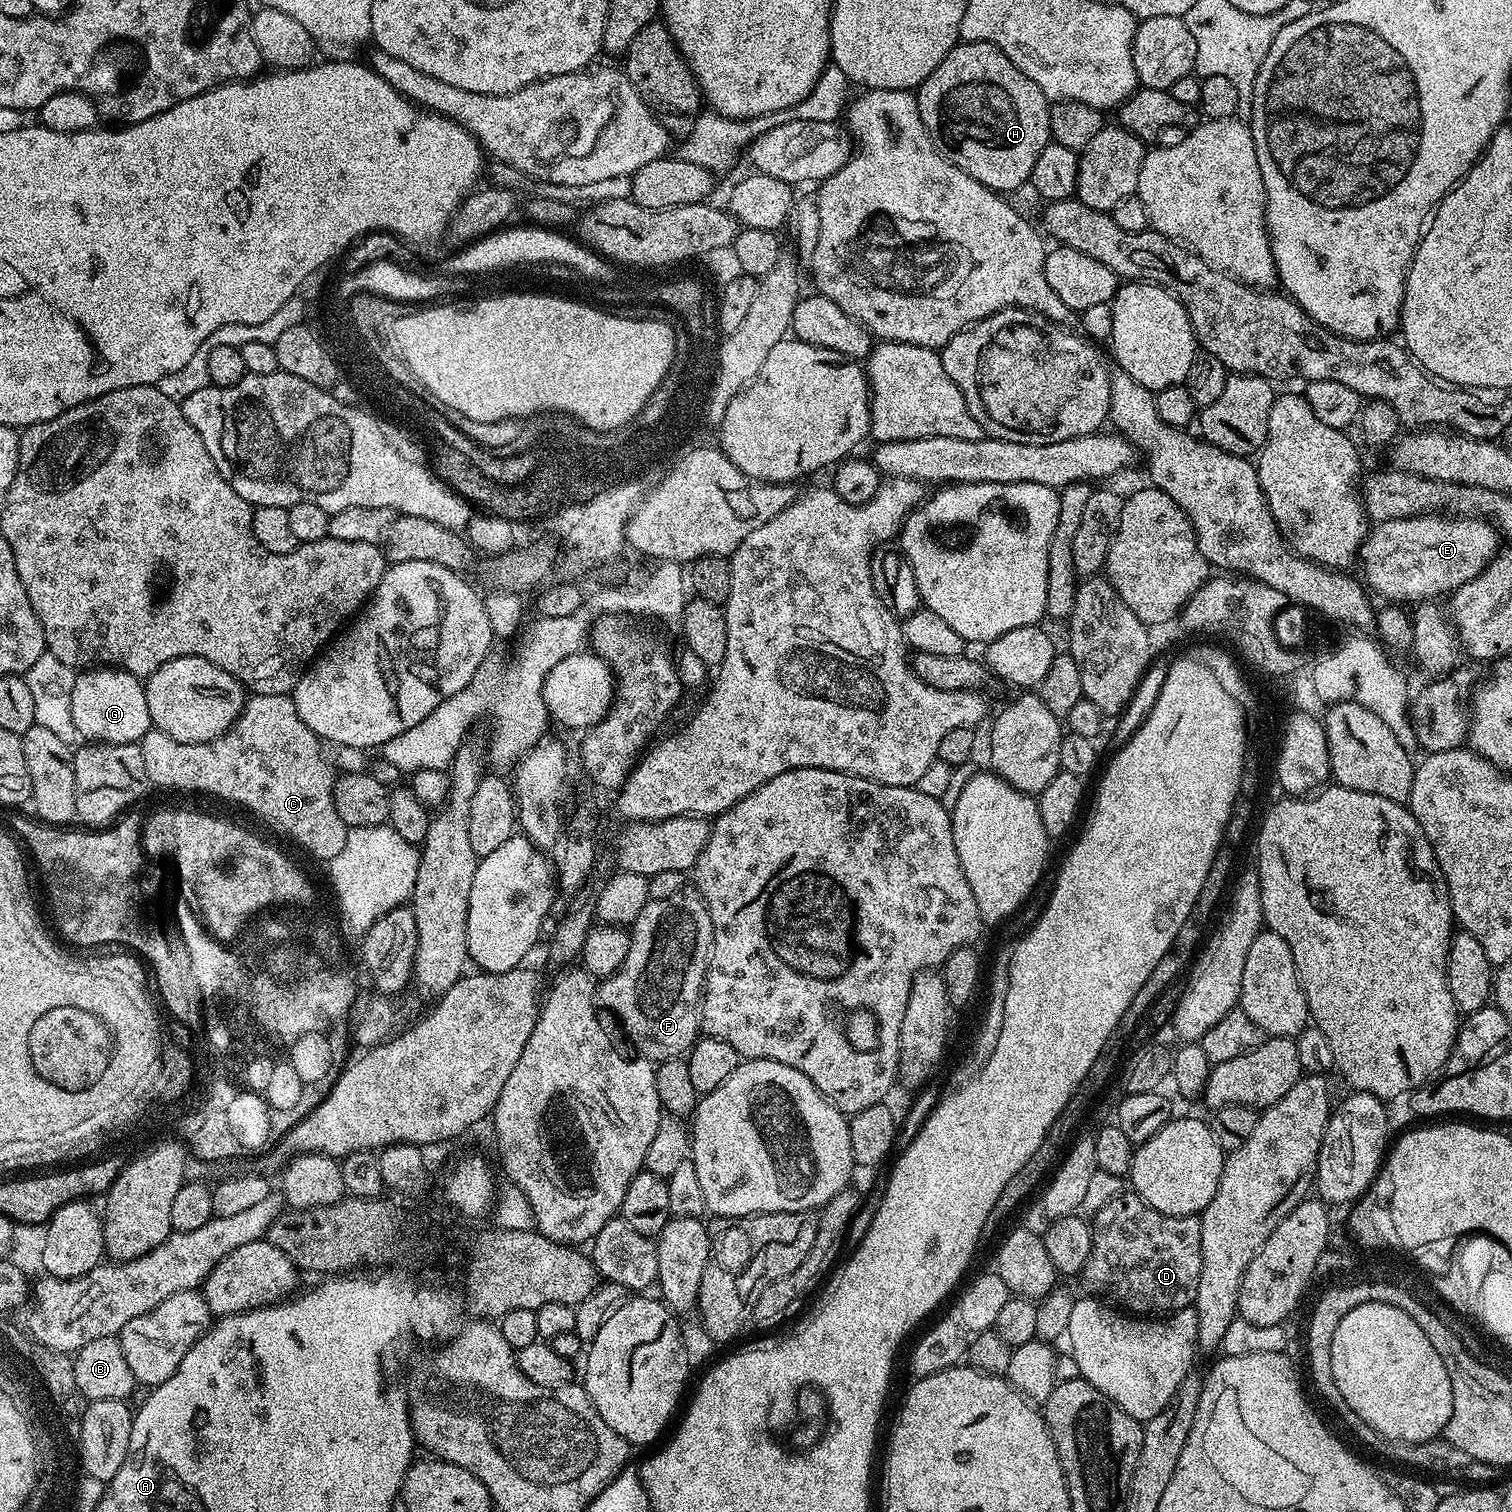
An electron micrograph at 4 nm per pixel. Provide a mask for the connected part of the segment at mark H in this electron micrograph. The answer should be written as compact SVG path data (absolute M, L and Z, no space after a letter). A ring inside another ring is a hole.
M966 40L957 42L934 66L920 87L914 92L918 102L918 110L922 114L922 122L926 126L932 145L938 149L951 164L957 164L970 178L982 182L993 192L1009 194L1032 179L1034 162L1038 162L1038 154L1052 140L1050 134L1050 101L1038 90L998 46L990 42L974 42Z

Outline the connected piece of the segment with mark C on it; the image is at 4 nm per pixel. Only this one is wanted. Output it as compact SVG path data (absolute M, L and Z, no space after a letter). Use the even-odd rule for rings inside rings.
M249 695L239 718L210 742L187 744L170 738L164 732L149 730L138 743L142 758L146 761L149 785L177 788L180 792L205 792L208 796L241 804L249 808L258 819L265 820L274 831L289 836L298 847L305 848L310 855L317 856L323 862L330 862L342 854L348 828L342 818L338 818L338 810L334 806L338 772L329 757L320 753L320 737L314 734L314 730L310 730L310 726L306 726L306 722L302 722L302 718L298 718L298 710L294 710L291 695Z

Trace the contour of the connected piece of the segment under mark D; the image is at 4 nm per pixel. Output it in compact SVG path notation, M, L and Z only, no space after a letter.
M1121 1194L1106 1202L1106 1206L1102 1206L1102 1210L1091 1217L1090 1223L1092 1249L1082 1271L1082 1281L1092 1291L1089 1293L1132 1314L1175 1314L1195 1305L1198 1278L1202 1278L1202 1230L1199 1215L1161 1214L1141 1196Z

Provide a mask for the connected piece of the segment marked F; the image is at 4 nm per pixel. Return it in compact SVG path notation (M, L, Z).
M685 886L678 894L670 894L670 898L662 898L661 900L649 900L648 904L642 910L642 914L638 914L638 918L630 926L630 935L632 945L626 954L626 958L622 962L622 966L613 976L601 979L598 984L598 1000L601 1005L604 1004L620 1019L620 1024L624 1027L626 1035L632 1039L632 1044L637 1048L639 1055L645 1060L653 1062L661 1062L672 1060L676 1057L683 1057L688 1049L696 1043L698 1033L700 1032L700 1002L704 994L704 975L708 969L708 955L712 952L712 923L710 922L710 914L708 907L704 904L704 899L697 894L695 887Z

